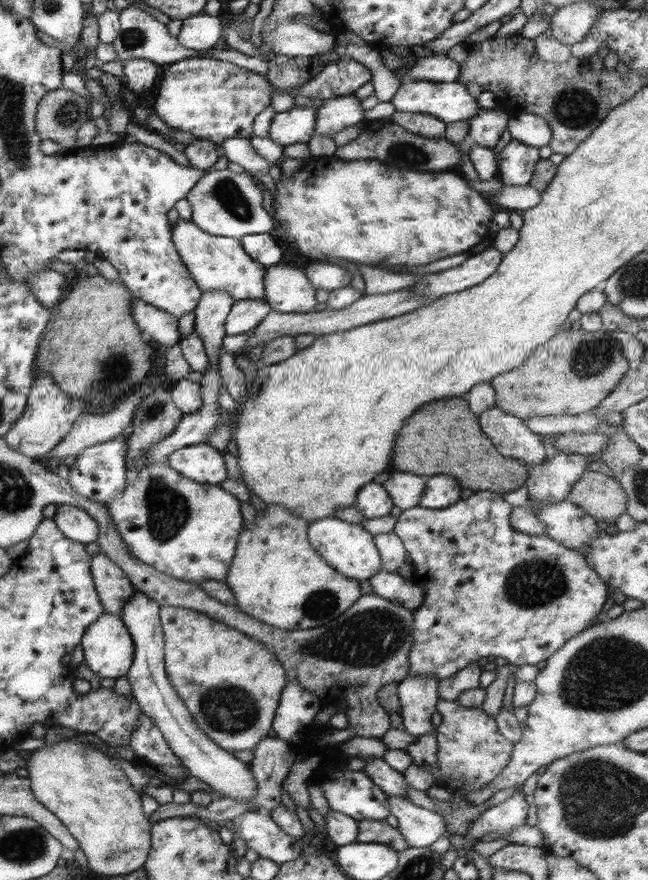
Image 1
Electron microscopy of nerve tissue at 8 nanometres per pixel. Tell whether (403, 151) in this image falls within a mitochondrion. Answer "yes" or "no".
yes

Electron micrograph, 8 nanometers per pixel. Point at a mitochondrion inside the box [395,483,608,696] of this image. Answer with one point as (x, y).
(535, 582)

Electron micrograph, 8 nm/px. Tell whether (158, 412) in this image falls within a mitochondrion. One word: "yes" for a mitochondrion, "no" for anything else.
yes

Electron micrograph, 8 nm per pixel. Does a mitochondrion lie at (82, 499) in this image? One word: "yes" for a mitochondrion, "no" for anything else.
no

